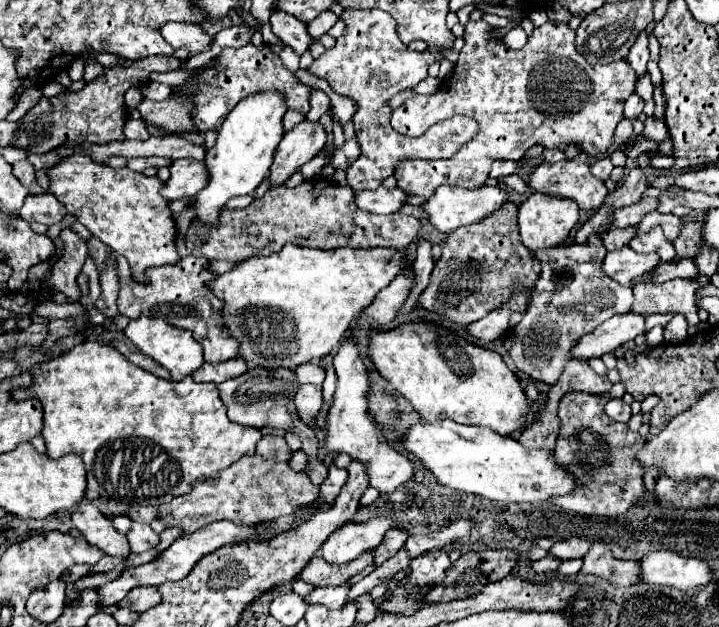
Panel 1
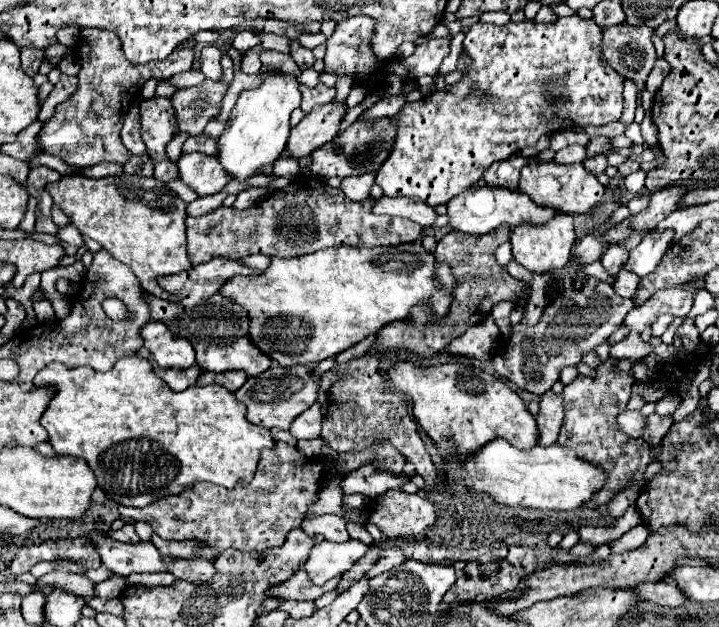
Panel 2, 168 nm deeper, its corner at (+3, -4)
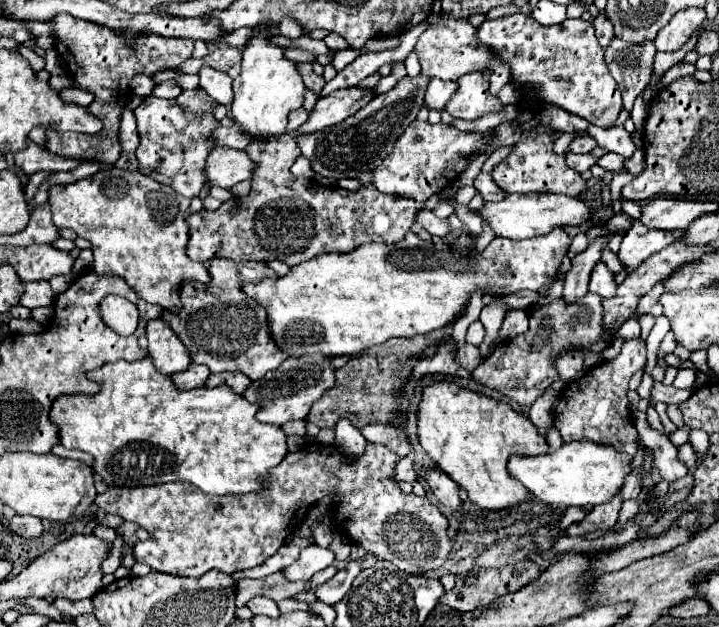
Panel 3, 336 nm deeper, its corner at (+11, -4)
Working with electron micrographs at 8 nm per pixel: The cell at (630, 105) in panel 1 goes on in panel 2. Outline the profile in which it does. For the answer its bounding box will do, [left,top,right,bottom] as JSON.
[583,121,627,137]

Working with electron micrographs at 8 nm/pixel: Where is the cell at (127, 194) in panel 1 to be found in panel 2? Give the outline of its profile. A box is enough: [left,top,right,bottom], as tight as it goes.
[47,175,191,299]

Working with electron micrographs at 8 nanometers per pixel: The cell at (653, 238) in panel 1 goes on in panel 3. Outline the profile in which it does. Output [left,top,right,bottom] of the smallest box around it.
[589,263,615,299]

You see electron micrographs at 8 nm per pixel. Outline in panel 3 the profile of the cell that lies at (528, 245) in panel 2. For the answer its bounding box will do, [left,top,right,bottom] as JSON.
[245,229,571,357]

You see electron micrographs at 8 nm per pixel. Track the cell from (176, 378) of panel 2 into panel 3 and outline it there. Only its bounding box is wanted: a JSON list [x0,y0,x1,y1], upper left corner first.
[173,365,211,391]

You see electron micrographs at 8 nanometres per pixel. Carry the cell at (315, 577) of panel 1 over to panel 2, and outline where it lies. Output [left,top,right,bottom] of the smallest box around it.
[273,569,339,601]

